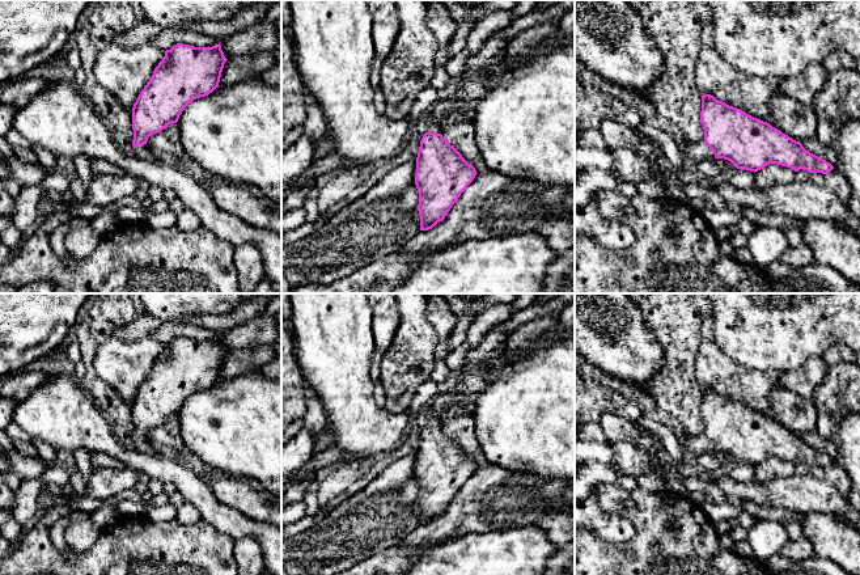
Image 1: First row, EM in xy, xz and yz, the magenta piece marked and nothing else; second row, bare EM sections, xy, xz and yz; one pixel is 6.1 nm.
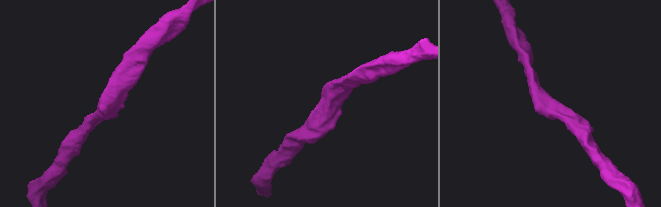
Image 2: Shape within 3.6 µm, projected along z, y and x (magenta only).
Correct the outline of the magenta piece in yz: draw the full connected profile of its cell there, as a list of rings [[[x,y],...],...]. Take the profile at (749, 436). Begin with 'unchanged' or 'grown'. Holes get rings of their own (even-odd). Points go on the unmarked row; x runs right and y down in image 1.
grown; [[[702,389],[700,415],[704,435],[681,435],[687,449],[687,461],[695,462],[706,452],[724,452],[737,462],[758,465],[770,457],[809,466],[830,466],[834,460],[806,444],[770,417],[716,393]]]

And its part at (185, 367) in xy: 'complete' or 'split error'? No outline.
split error

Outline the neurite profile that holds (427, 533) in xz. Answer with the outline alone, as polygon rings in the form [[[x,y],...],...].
[[[492,464],[476,468],[445,512],[432,523],[420,524],[401,545],[412,550],[435,541],[446,542],[450,540],[450,533],[453,537],[459,537],[469,533],[537,525],[548,513],[568,511],[568,502],[563,495],[573,483],[573,481],[562,478],[513,472]]]

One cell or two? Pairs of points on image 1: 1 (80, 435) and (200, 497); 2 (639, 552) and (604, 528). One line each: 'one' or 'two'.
1: one
2: two

